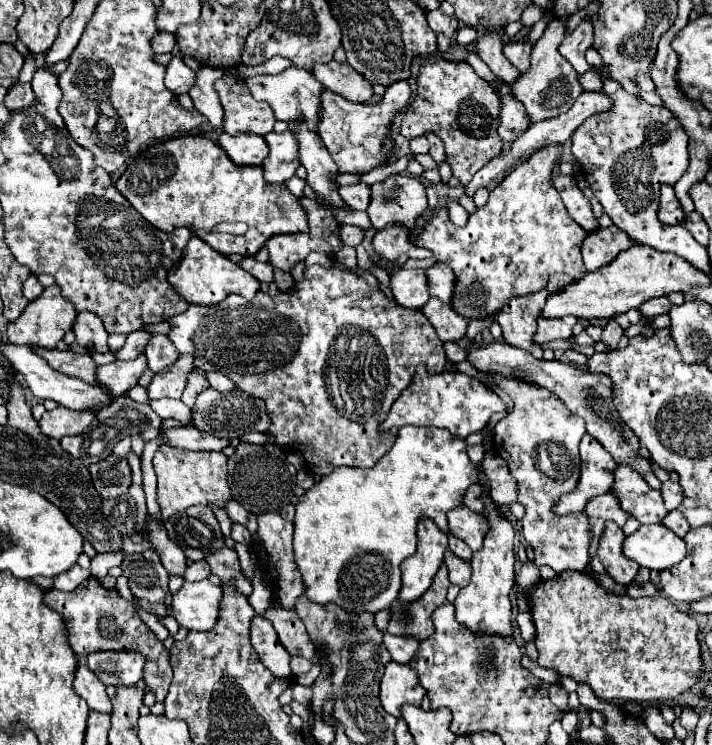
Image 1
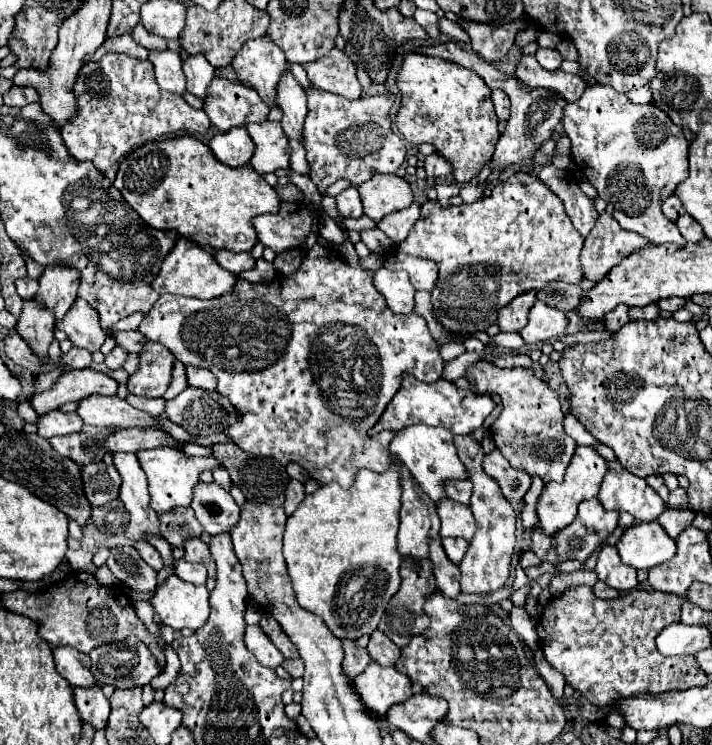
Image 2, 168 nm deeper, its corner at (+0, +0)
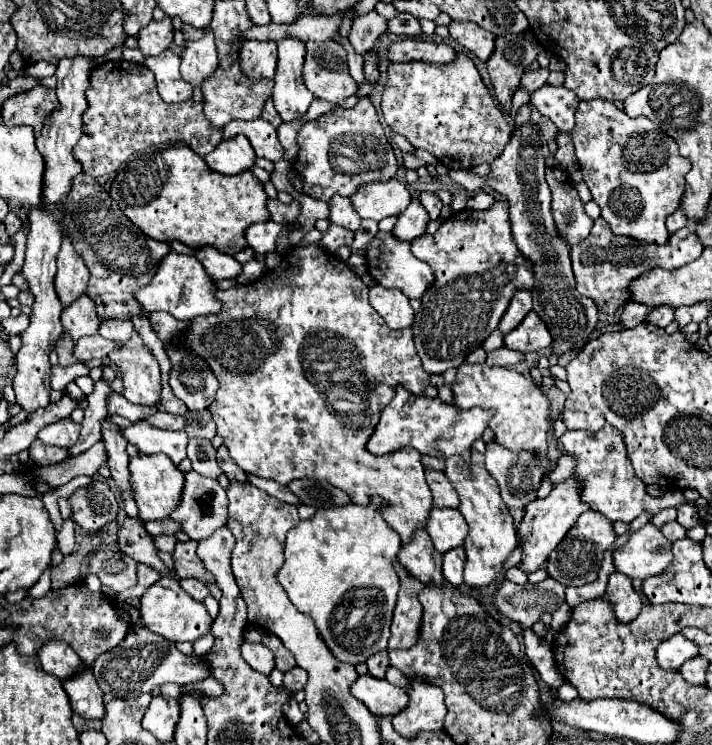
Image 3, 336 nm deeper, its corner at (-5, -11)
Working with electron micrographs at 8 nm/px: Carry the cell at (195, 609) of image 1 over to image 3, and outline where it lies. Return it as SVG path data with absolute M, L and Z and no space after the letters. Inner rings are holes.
M160 579L152 587L148 587L148 591L140 597L140 615L142 615L144 625L150 631L154 631L170 641L196 641L212 625L212 619L210 619L206 607L202 603L194 601L190 595L186 595L182 591L182 587L178 585L178 581L174 581L174 579Z

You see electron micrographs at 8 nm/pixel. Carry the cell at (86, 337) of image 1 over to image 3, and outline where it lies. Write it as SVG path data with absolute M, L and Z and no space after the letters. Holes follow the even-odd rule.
M80 295L72 305L62 309L62 325L72 335L74 341L78 341L84 335L96 335L98 333L98 313L96 305L88 295Z

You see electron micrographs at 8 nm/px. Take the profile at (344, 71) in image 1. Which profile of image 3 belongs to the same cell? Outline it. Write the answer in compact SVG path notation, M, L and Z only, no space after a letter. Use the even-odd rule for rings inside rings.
M306 41L302 79L314 97L332 103L338 103L358 91L356 81L348 73L346 51L336 41Z

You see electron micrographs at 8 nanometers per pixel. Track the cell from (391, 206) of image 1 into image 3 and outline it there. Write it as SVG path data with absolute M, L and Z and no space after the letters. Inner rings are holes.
M396 179L362 183L356 195L350 195L350 201L356 213L364 219L380 221L390 215L400 215L410 203L410 191L404 183Z

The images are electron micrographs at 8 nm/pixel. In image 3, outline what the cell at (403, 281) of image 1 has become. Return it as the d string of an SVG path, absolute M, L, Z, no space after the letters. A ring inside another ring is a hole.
M372 285L370 303L390 329L404 329L410 327L414 321L414 309L410 307L408 297L402 291Z

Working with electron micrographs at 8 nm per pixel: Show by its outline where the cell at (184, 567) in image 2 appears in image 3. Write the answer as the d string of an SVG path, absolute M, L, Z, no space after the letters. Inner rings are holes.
M182 579L180 585L192 599L196 599L200 603L208 597L208 587L202 581L198 581L198 579Z

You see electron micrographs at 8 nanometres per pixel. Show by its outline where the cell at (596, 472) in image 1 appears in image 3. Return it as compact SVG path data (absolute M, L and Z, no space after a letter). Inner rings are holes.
M566 479L564 483L558 483L552 487L550 495L544 499L534 499L528 503L524 509L524 517L516 525L518 541L522 545L522 559L520 559L520 569L524 573L538 571L548 555L554 551L554 547L564 539L564 535L574 527L576 519L590 507L586 507L580 501L580 483L576 479Z

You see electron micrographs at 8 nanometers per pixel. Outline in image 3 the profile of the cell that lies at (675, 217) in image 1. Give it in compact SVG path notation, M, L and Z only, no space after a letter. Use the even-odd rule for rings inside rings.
M678 209L676 213L672 213L668 219L666 219L666 229L672 233L672 231L678 231L682 227L688 225L688 217L684 215L684 209Z

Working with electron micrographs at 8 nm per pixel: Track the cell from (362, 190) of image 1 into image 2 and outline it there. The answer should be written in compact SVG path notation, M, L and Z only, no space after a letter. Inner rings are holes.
M347 188L347 190L343 190L335 200L337 200L337 208L339 208L339 214L341 214L341 216L359 218L359 216L363 214L363 204L361 204L361 200L359 200L357 188Z

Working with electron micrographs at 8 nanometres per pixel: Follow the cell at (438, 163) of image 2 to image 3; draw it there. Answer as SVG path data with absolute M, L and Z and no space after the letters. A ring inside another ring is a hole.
M420 193L420 203L426 207L426 211L428 211L428 215L430 215L432 221L440 217L442 203L440 203L440 199L436 195L432 195L432 193Z

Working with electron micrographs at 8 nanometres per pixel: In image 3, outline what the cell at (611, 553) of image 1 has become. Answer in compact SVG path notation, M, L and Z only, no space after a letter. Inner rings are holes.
M620 573L610 575L606 587L606 599L612 605L614 615L620 623L632 623L632 619L636 619L636 615L642 609L640 595L634 591L630 579Z

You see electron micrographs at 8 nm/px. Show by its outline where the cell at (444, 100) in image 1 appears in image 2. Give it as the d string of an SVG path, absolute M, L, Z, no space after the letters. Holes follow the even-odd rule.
M413 52L405 56L397 82L403 94L403 106L397 114L399 132L415 146L421 142L433 144L437 154L453 166L455 180L461 184L471 182L491 162L495 140L499 140L491 90L483 78L459 68L455 62Z

